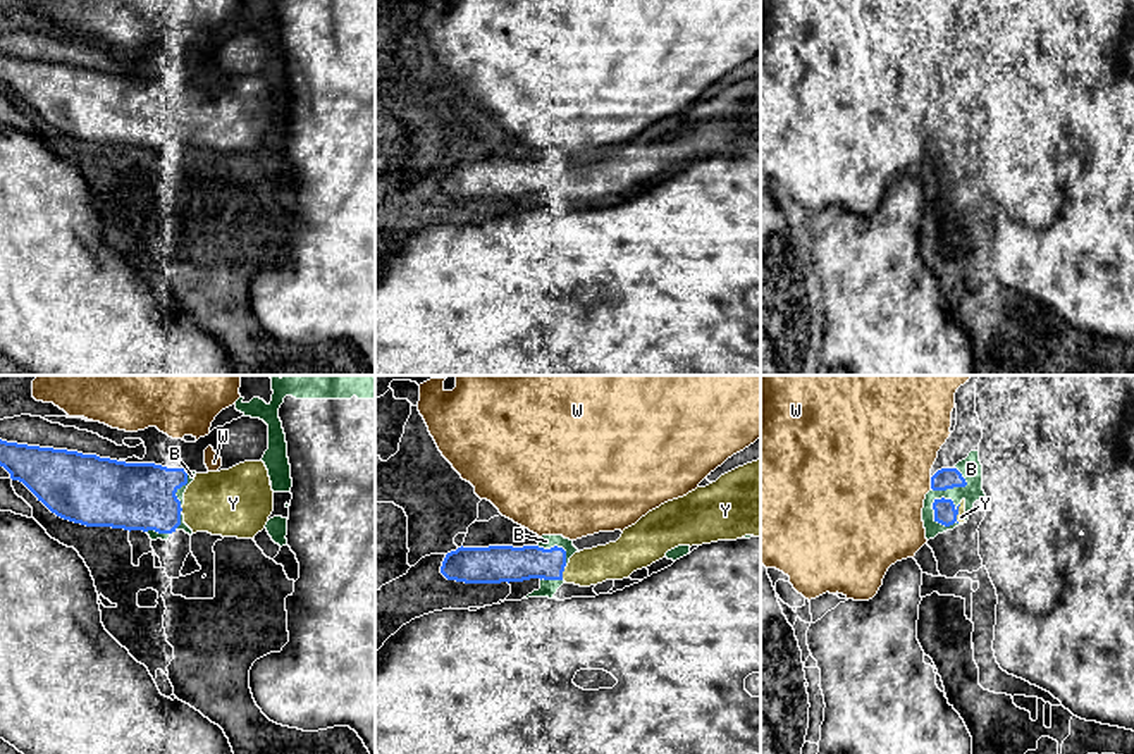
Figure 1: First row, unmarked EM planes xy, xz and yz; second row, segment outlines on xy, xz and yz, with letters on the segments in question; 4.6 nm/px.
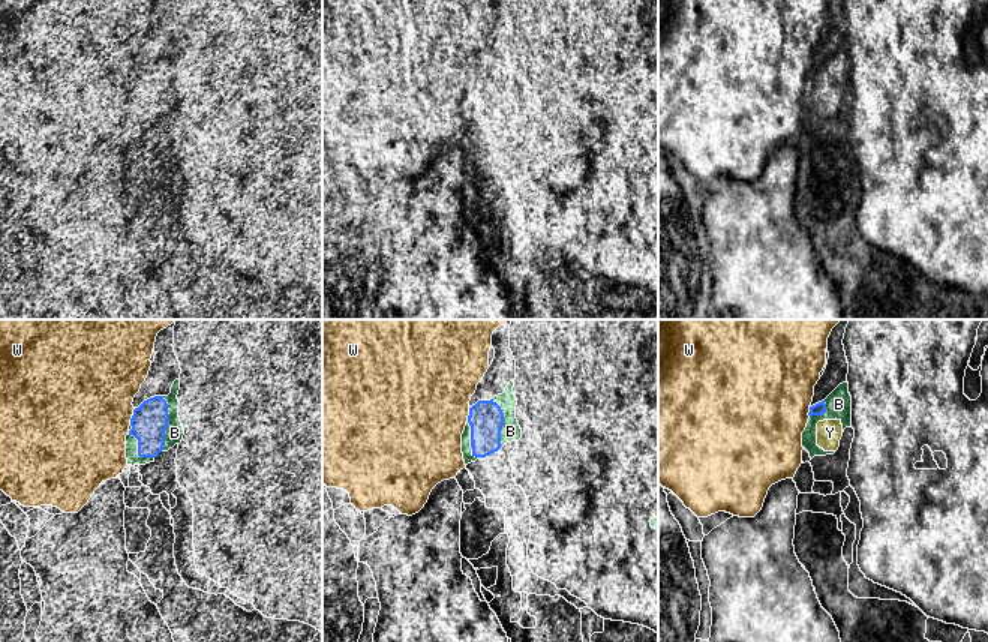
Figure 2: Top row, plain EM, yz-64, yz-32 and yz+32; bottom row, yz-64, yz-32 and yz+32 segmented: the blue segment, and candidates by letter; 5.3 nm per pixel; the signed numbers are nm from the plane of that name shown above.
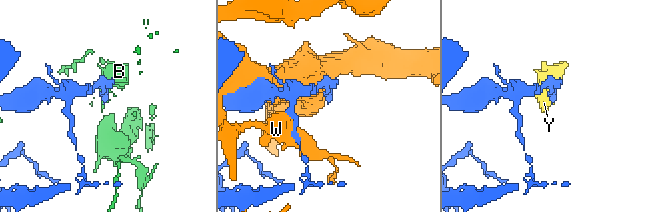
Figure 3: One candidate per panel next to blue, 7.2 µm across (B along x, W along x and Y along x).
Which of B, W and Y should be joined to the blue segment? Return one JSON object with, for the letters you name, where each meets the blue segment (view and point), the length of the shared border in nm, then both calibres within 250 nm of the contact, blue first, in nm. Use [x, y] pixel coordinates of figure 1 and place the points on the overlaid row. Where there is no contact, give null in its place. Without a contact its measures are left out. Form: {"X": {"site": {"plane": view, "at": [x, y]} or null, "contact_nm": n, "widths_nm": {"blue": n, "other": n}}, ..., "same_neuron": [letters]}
{"Y": {"site": {"plane": "xz", "at": [561, 574]}, "contact_nm": 60, "widths_nm": {"blue": 160, "other": 180}}, "same_neuron": ["Y"]}

